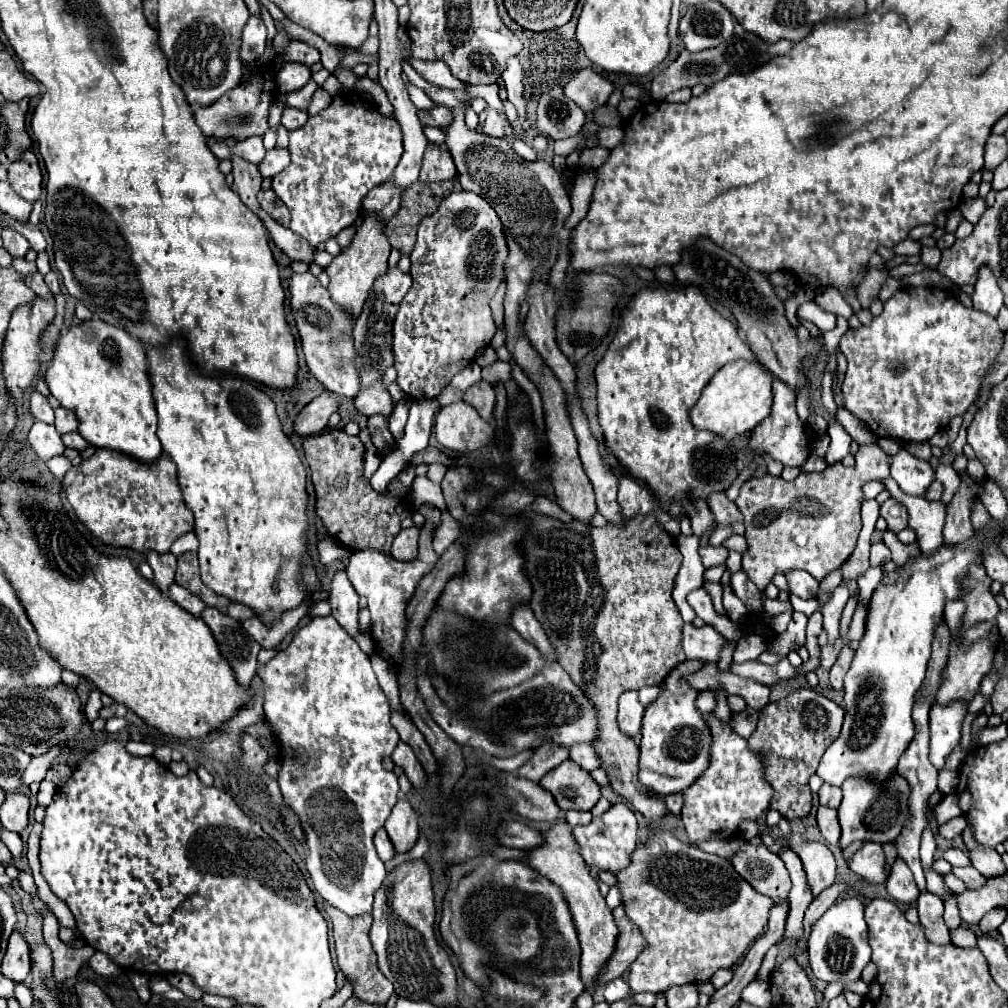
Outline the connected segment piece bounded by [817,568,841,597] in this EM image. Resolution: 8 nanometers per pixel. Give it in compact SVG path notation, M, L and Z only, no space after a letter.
M837 569L833 571L833 575L829 575L829 577L825 577L821 583L819 583L819 593L817 593L817 597L821 597L821 595L825 595L825 593L829 593L829 591L833 591L837 585L841 585L841 569Z

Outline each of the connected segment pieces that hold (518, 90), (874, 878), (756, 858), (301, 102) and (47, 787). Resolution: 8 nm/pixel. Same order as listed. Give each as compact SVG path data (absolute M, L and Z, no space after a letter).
M509 59L507 69L503 71L503 81L505 81L505 89L509 93L509 101L515 105L517 109L517 121L513 125L515 135L517 137L525 137L525 129L523 123L527 119L527 101L523 97L523 69L519 59Z
M863 843L863 847L853 855L853 863L849 863L851 871L869 883L885 883L885 855L879 843Z
M749 843L731 859L731 863L753 889L771 897L773 905L777 905L777 901L787 901L791 879L777 853L769 851L765 845L757 847Z
M311 79L303 89L297 89L293 93L287 93L285 95L287 97L287 107L295 107L295 109L307 111L309 101L311 101L311 95L315 93L315 89L317 89L317 83Z
M41 781L41 789L37 793L37 805L47 807L51 803L53 795L55 795L55 785L49 783L49 781Z

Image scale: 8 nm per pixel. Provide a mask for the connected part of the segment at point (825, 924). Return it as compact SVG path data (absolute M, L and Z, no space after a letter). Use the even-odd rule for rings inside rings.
M847 897L835 905L831 905L823 913L823 917L819 917L811 927L809 963L811 963L815 977L829 983L823 993L827 1001L837 997L843 991L853 991L859 995L865 995L869 991L869 985L859 979L863 967L871 961L871 947L867 941L867 923L863 919L863 909L865 909L865 905L861 899ZM841 981L851 981L851 983L841 983Z

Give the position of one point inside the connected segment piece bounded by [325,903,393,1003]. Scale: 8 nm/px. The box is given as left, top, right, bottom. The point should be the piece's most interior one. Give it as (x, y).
(355, 956)

